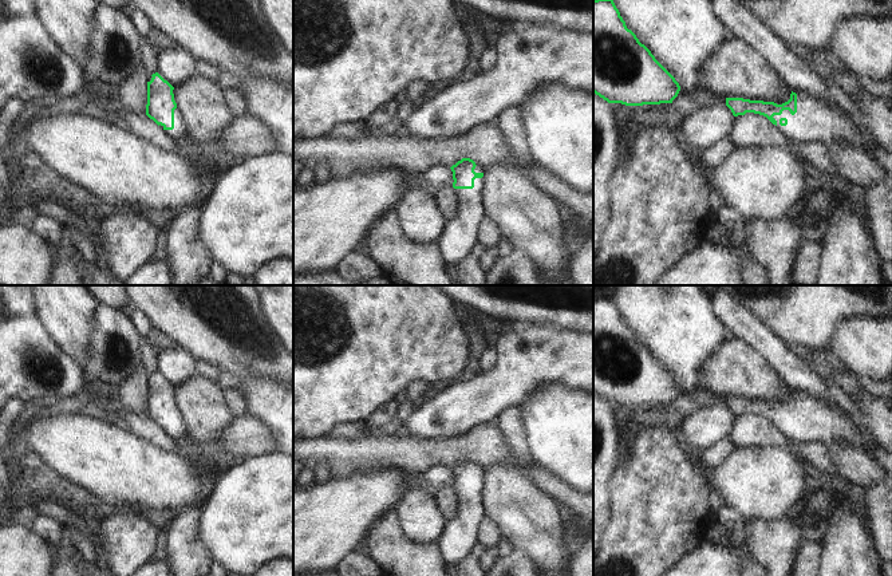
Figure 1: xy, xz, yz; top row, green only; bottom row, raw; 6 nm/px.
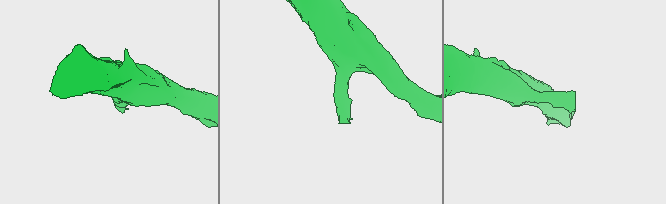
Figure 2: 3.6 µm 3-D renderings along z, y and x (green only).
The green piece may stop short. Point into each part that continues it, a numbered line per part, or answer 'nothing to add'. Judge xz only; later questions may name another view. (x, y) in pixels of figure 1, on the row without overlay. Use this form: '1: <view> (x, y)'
1: xz (458, 535)

